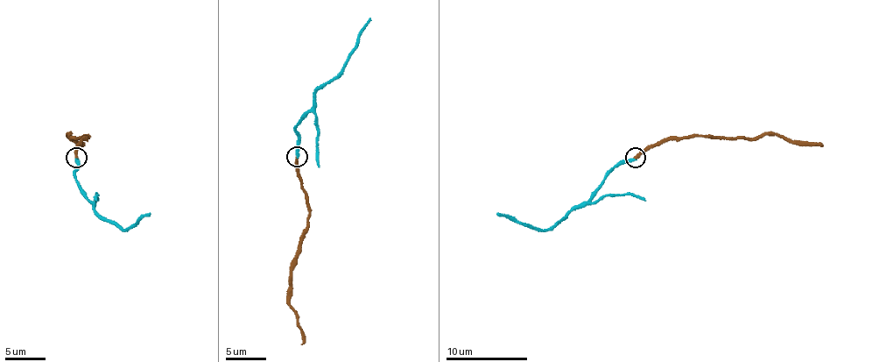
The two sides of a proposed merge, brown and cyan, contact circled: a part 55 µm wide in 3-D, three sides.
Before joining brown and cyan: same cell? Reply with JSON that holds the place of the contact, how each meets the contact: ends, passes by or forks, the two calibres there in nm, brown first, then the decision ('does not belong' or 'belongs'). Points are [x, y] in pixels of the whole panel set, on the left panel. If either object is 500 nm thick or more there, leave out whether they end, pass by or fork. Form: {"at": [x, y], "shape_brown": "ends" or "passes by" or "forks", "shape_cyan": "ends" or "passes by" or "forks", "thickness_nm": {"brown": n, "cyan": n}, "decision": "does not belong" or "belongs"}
{"at": [76, 158], "shape_brown": "ends", "shape_cyan": "ends", "thickness_nm": {"brown": 340, "cyan": 320}, "decision": "does not belong"}

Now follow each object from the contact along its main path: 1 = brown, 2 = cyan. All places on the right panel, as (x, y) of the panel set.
1: (635, 158), (664, 142), (692, 136), (751, 138), (767, 133), (784, 136), (791, 142), (822, 145)
2: (635, 158), (622, 160), (584, 202), (573, 207), (553, 227), (533, 230), (496, 213)

